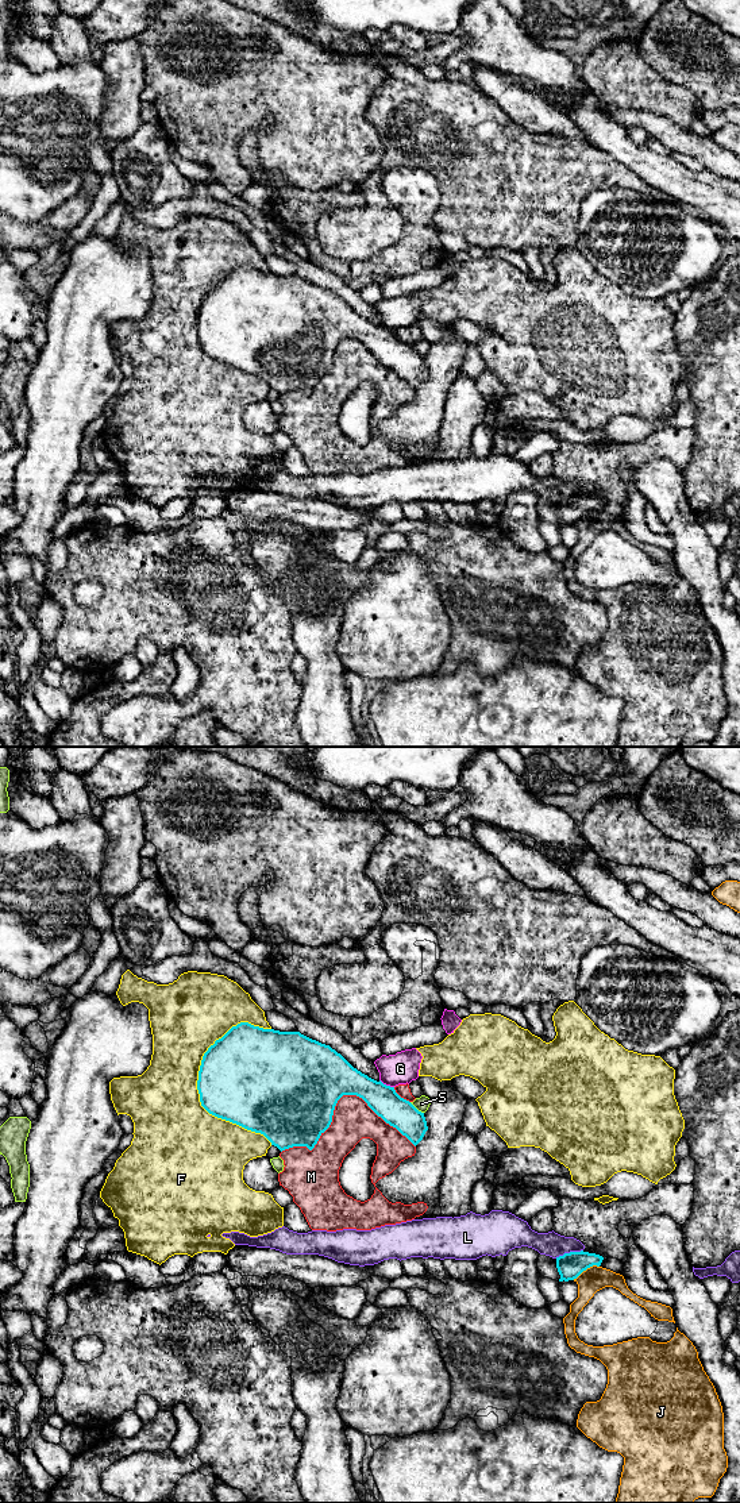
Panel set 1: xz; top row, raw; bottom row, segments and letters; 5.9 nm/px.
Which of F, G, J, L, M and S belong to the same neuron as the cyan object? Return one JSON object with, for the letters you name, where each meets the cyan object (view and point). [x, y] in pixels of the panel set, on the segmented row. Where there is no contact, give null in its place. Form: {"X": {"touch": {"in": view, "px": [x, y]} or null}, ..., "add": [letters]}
{"add": []}

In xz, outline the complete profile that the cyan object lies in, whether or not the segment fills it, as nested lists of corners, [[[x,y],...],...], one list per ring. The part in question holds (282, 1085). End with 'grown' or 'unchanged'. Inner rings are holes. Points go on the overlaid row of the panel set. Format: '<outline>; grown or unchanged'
[[[248,1022],[232,1026],[208,1048],[201,1060],[197,1090],[201,1106],[209,1114],[263,1134],[281,1152],[293,1146],[307,1146],[312,1151],[320,1136],[329,1128],[335,1106],[343,1095],[362,1098],[378,1117],[396,1128],[415,1146],[428,1130],[424,1113],[401,1098],[394,1087],[362,1074],[329,1045],[312,1040],[300,1032],[263,1029]]]; unchanged

